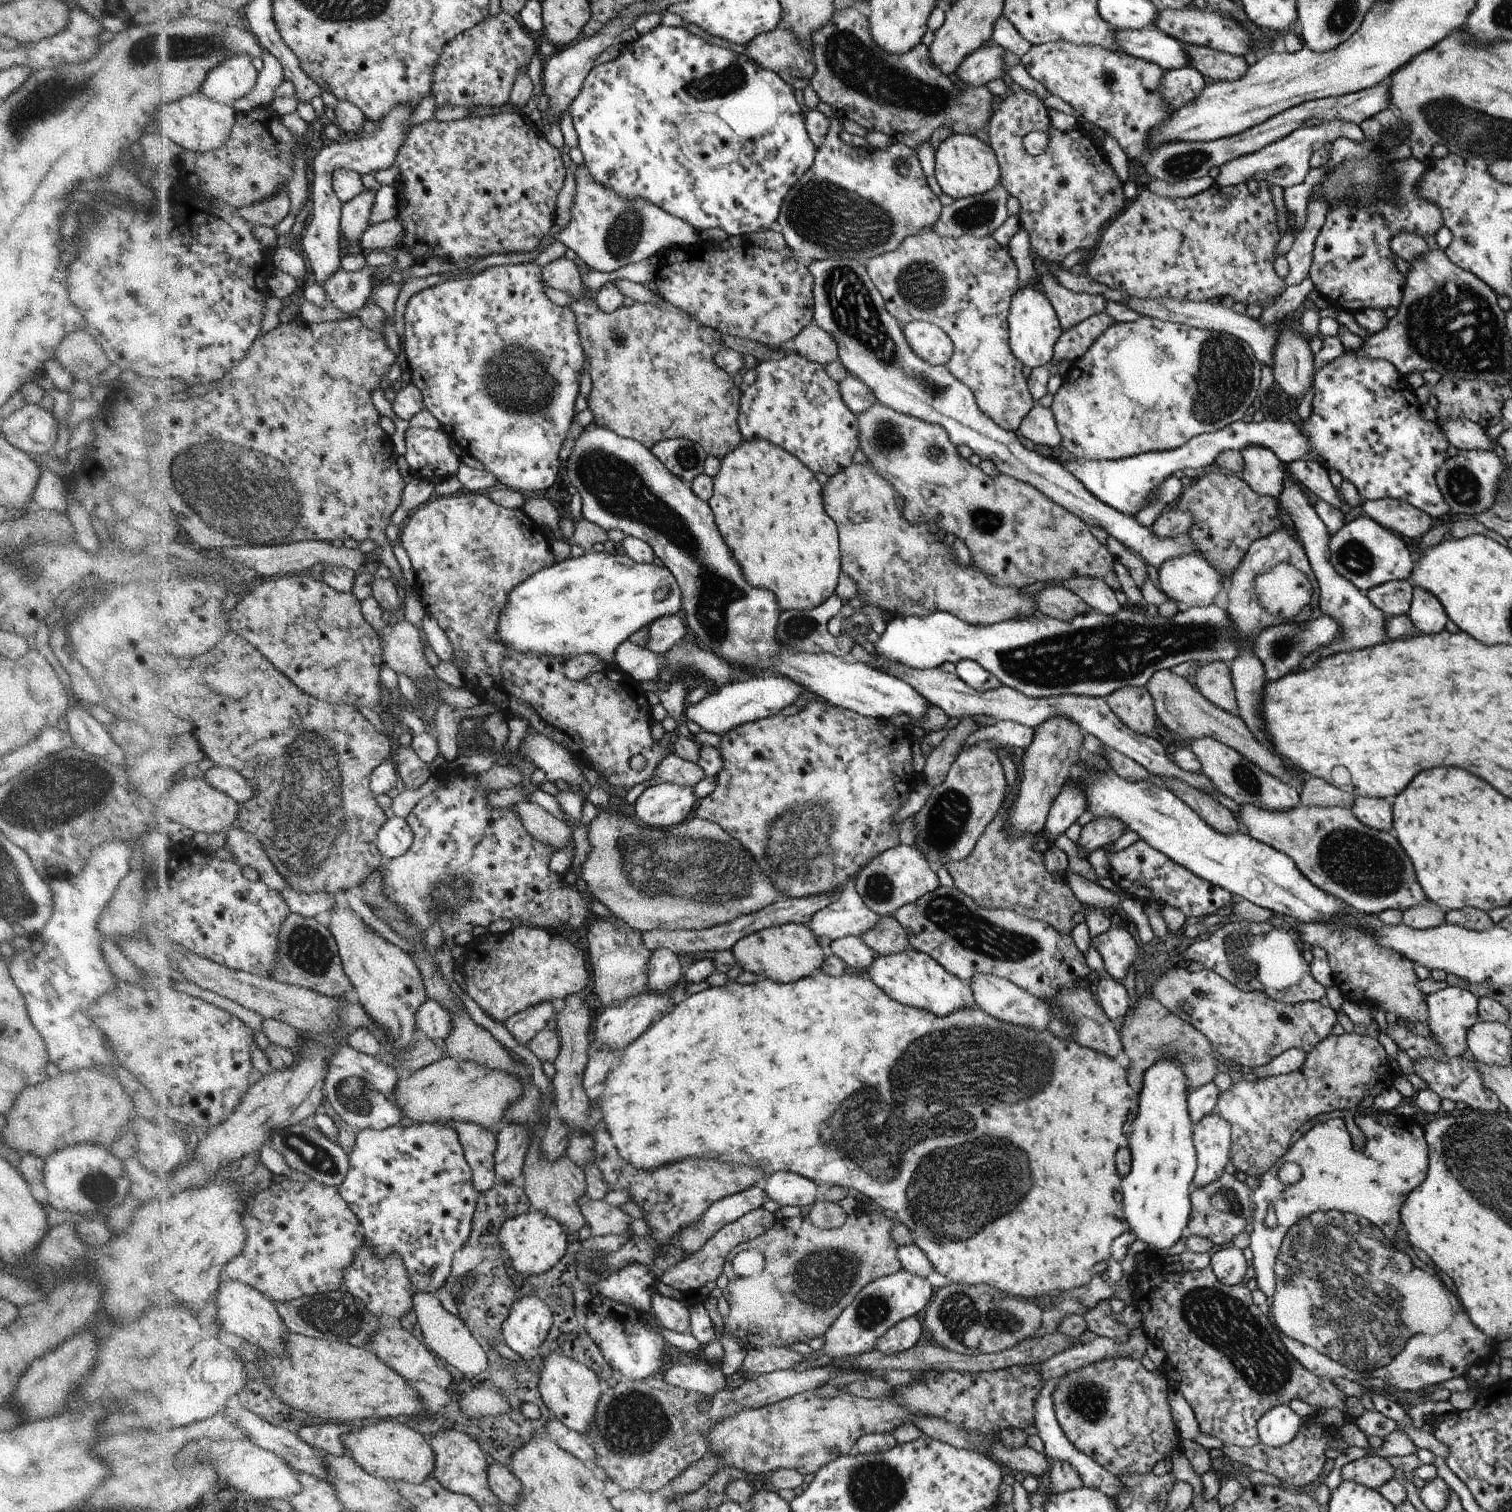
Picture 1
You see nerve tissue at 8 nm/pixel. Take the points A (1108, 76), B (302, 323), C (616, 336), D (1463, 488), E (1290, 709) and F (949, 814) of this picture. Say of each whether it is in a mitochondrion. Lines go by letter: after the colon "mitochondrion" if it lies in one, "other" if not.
A: mitochondrion
B: other
C: mitochondrion
D: mitochondrion
E: other
F: mitochondrion

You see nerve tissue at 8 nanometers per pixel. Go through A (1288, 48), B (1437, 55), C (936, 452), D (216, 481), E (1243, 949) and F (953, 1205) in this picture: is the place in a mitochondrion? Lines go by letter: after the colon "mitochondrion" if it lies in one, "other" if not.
A: other
B: other
C: mitochondrion
D: mitochondrion
E: mitochondrion
F: mitochondrion

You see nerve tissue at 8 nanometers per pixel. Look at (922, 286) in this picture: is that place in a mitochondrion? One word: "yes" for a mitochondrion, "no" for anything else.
yes

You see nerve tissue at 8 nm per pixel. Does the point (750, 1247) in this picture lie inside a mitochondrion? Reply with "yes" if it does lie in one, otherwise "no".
no

